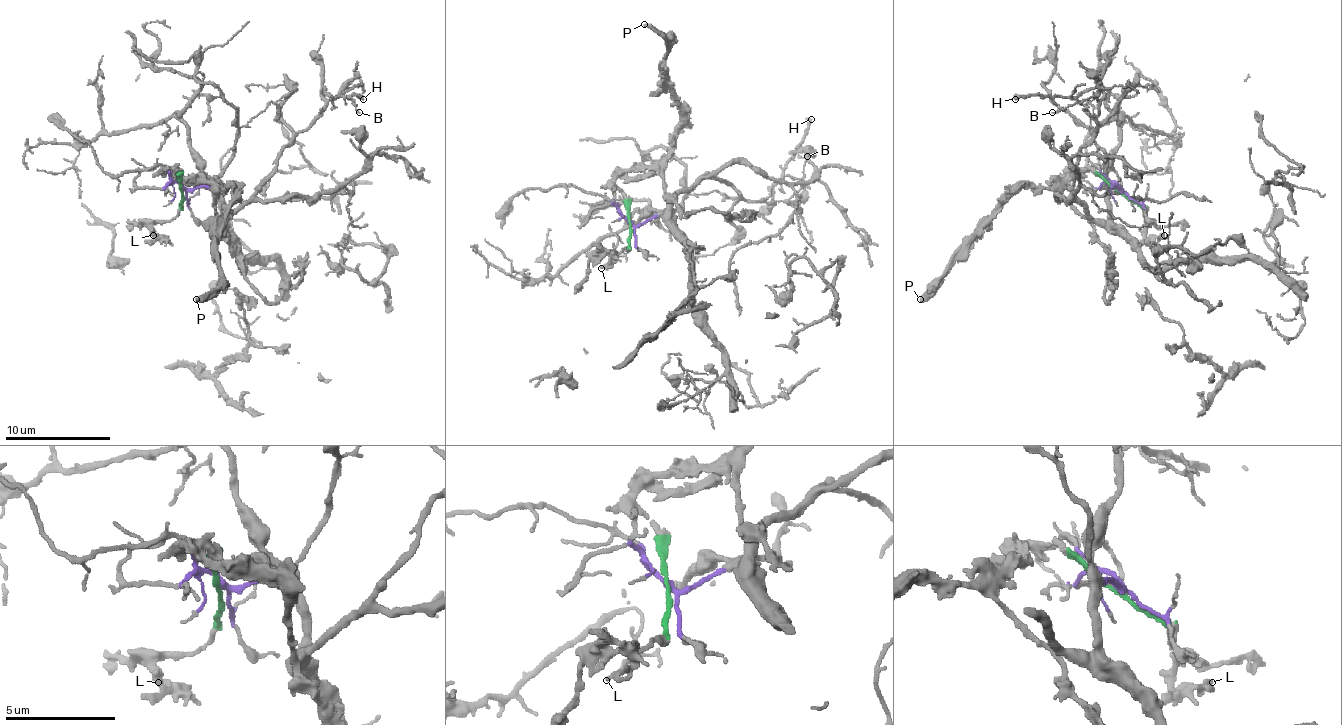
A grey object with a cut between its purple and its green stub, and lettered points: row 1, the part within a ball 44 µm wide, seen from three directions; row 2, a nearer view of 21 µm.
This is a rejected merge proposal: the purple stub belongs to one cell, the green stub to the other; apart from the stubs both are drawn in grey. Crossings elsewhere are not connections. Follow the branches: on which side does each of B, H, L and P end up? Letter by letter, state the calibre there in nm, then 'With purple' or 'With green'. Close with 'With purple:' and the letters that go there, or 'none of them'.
B: Thickness 80 nm. With purple
H: Thickness 240 nm. With purple
L: Thickness 260 nm. With green
P: Thickness 340 nm. With green
With purple: B, H

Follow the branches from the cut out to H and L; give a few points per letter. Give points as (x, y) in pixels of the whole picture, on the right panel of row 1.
H: (1120, 189), (1112, 187), (1104, 218), (1075, 197), (1078, 152), (1096, 134), (1104, 94), (1096, 87), (1014, 100)
L: (1120, 189), (1143, 210), (1149, 221), (1146, 237), (1164, 234)

